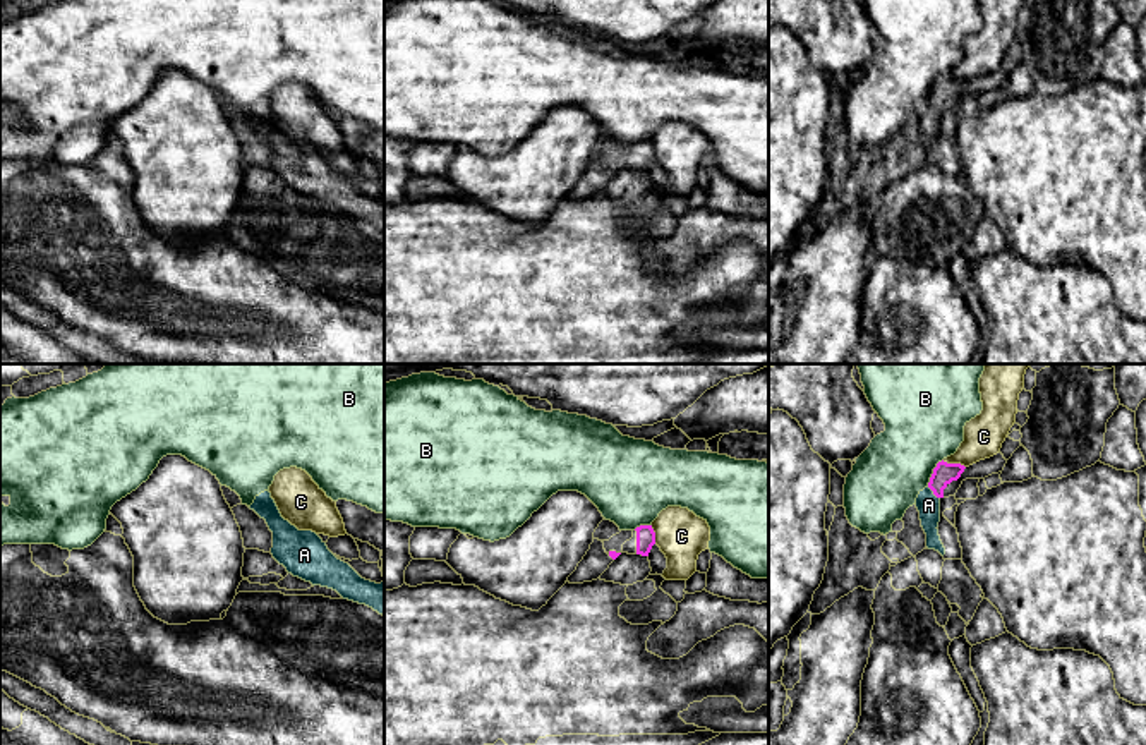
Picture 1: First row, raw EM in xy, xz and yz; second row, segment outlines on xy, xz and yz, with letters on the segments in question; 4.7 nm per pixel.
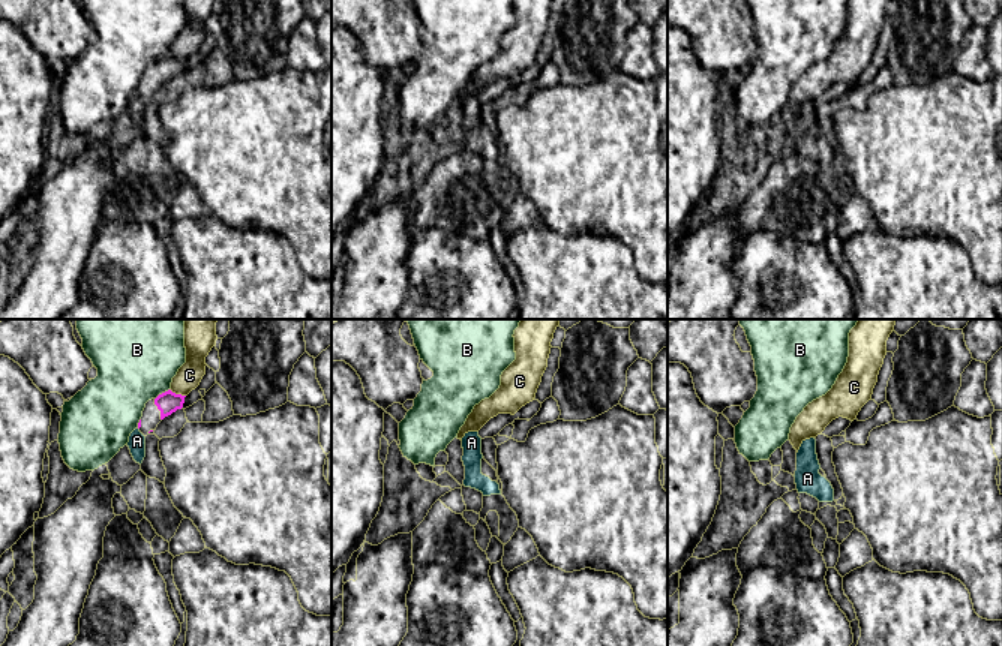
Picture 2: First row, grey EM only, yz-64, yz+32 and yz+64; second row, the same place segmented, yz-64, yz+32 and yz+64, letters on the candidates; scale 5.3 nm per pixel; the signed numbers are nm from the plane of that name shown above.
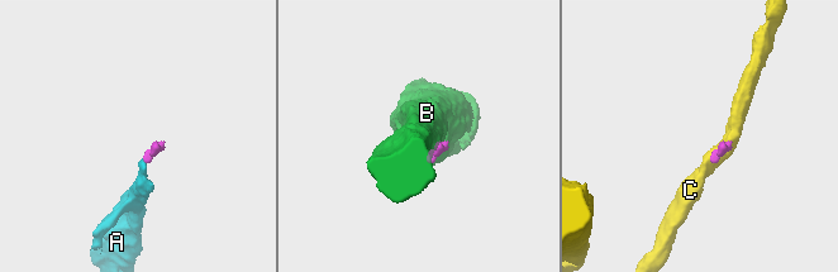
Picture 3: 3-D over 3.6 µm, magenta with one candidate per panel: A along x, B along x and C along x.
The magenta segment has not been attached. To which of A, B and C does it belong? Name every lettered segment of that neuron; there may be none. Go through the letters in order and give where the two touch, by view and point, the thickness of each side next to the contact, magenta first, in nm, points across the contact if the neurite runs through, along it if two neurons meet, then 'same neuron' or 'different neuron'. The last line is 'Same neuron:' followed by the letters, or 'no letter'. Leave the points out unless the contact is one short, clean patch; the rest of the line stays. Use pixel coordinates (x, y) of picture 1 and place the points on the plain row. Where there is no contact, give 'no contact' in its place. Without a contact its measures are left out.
A: yz (934, 109) | 100/110 nm | across yz (944, 88), (934, 109), (928, 121) | same neuron
B: yz (934, 88) | 100/360 nm | along yz (942, 74), (927, 100) | different neuron
C: yz (954, 79) | 100/190 nm | along yz (942, 76), (965, 83) | different neuron
Same neuron: A

